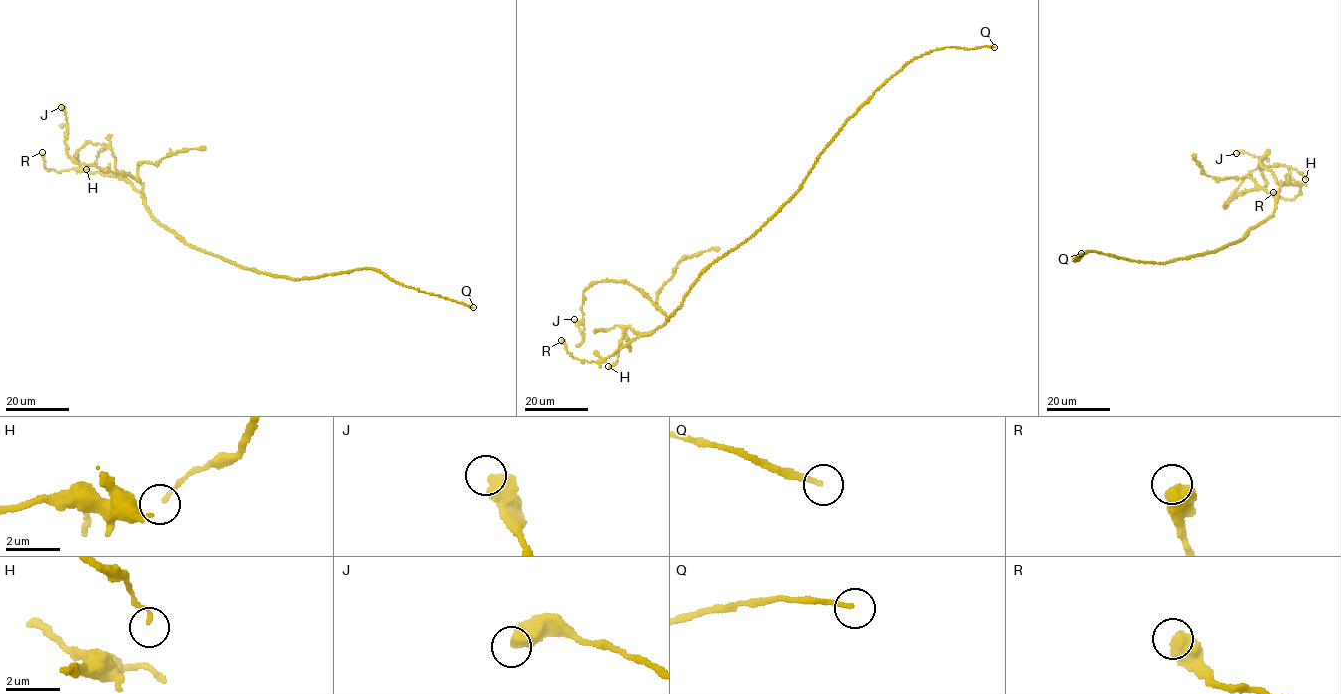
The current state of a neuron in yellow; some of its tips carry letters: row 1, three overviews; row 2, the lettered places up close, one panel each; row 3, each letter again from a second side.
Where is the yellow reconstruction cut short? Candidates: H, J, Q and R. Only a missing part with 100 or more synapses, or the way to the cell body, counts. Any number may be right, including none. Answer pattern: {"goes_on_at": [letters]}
{"goes_on_at": ["Q"]}

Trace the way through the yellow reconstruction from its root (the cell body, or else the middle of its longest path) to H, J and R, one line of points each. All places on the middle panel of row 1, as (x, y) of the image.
H: (751, 237), (706, 268), (663, 325), (641, 334), (627, 327), (618, 348), (618, 360), (608, 366)
J: (751, 237), (706, 268), (669, 319), (628, 283), (602, 280), (583, 292), (584, 338), (574, 319)
R: (751, 237), (706, 268), (666, 323), (641, 334), (611, 355), (597, 361), (581, 361), (567, 351), (561, 340)

